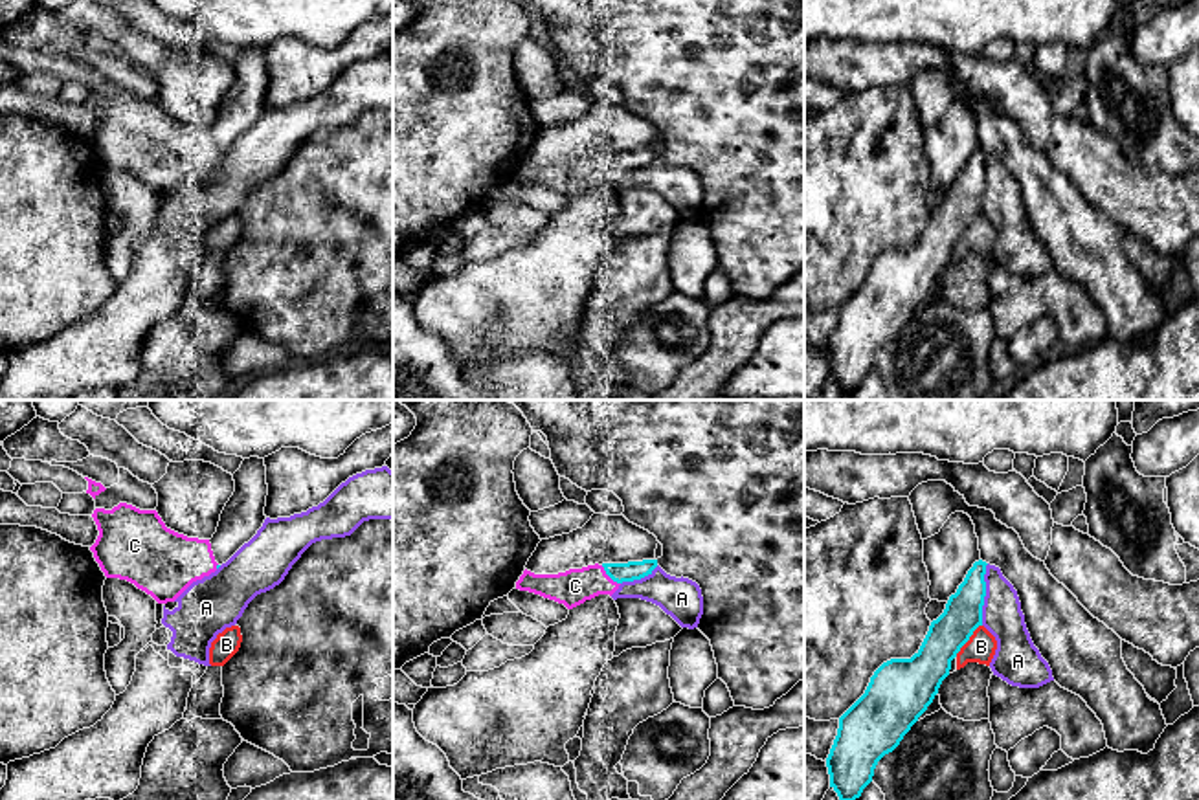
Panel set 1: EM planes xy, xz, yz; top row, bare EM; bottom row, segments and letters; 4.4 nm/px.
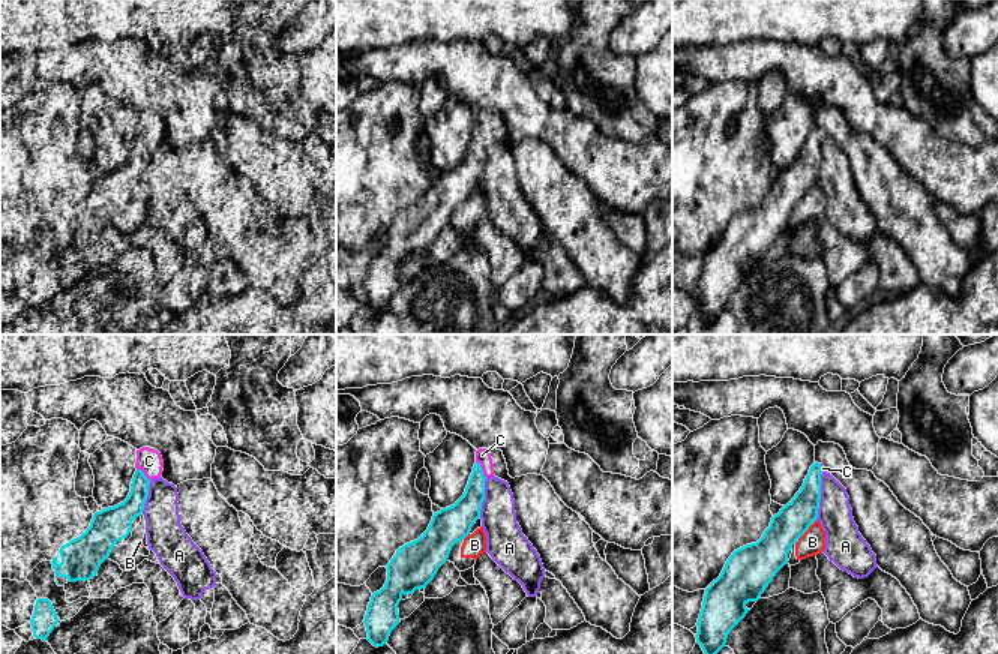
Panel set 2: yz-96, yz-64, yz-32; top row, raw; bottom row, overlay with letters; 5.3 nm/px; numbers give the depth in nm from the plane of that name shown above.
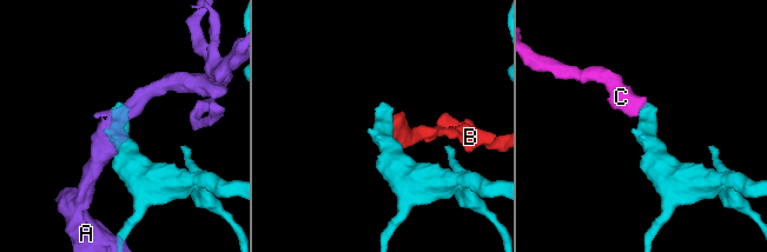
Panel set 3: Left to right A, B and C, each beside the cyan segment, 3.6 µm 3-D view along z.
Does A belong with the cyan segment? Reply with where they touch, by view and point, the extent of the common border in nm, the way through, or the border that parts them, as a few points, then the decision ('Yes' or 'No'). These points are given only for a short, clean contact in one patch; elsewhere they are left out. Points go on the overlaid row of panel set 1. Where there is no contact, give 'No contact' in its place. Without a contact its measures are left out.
Touches cyan at yz (985, 595). Shared border 280 nm. Boundary: yz (988, 564), (981, 624). No

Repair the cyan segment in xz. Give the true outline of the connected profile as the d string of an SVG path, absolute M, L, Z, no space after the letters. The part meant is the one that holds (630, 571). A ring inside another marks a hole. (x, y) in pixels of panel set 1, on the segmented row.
M657 560L628 563L595 563L582 569L569 569L558 574L534 574L523 571L516 589L540 594L573 609L599 594L613 594L622 582L641 580L657 567Z

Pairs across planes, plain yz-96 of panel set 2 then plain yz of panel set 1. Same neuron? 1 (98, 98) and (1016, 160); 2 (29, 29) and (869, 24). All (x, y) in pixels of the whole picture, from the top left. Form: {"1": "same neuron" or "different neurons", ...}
{"1": "same neuron", "2": "same neuron"}

